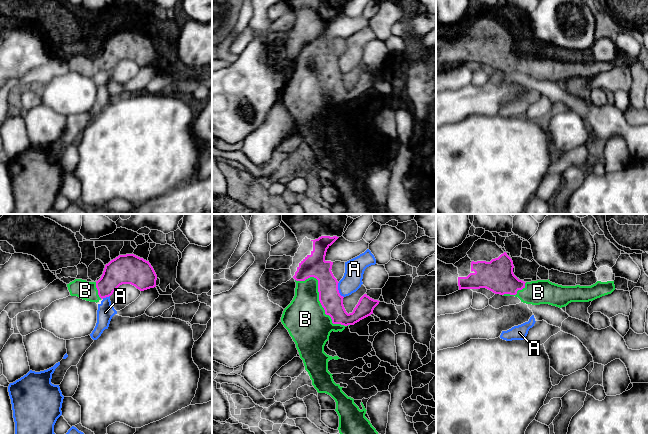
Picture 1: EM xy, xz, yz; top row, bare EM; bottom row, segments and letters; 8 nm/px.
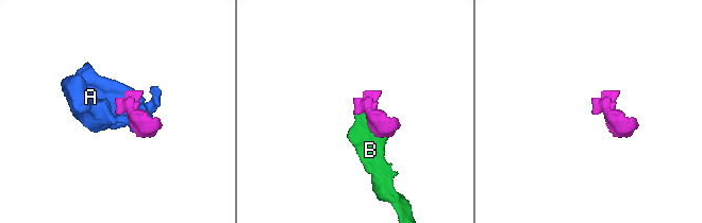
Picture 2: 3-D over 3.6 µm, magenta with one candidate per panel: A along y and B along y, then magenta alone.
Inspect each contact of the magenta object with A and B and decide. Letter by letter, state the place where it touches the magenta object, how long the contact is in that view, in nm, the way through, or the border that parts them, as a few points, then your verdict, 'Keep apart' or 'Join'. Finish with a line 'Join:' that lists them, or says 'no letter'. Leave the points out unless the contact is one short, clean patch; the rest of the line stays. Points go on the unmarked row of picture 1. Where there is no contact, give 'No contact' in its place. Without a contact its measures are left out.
A: Touches magenta at xz (338, 66). Shared border 130 nm. Keep apart
B: Touches magenta at xz (319, 75). Shared border 600 nm. Join
Join: B

